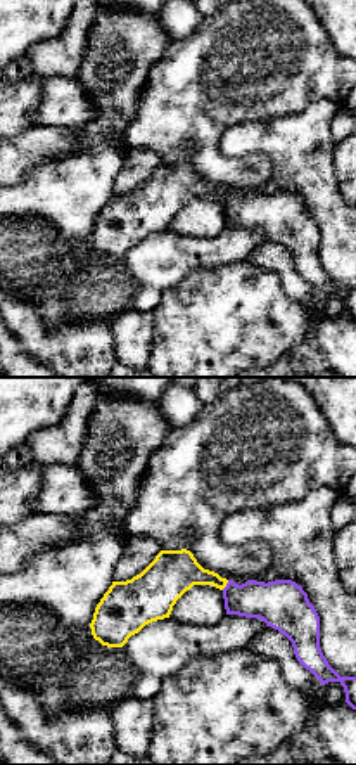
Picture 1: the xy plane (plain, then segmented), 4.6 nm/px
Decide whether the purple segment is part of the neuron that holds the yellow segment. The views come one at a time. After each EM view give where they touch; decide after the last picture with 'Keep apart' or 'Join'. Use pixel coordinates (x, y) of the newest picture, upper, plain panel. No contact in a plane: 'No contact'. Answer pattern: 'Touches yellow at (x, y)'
Touches yellow at (225, 198)

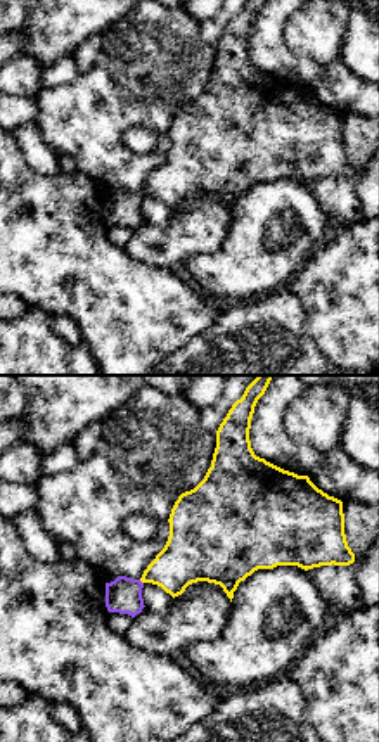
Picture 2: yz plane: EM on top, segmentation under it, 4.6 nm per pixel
No contact

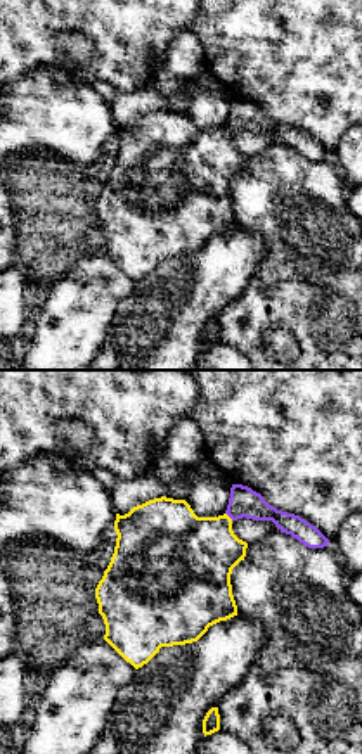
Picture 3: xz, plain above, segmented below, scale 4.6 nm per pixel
Touches yellow at (227, 128)

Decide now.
Keep apart

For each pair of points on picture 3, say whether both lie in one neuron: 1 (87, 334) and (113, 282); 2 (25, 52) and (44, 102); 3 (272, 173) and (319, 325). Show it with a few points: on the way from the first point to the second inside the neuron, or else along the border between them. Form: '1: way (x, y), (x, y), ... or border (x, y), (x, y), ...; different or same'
1: way (87, 322), (87, 308), (101, 294); same
2: border (73, 71), (70, 68), (35, 70), (18, 80); different
3: way (300, 211), (312, 241), (312, 281), (316, 287); same

